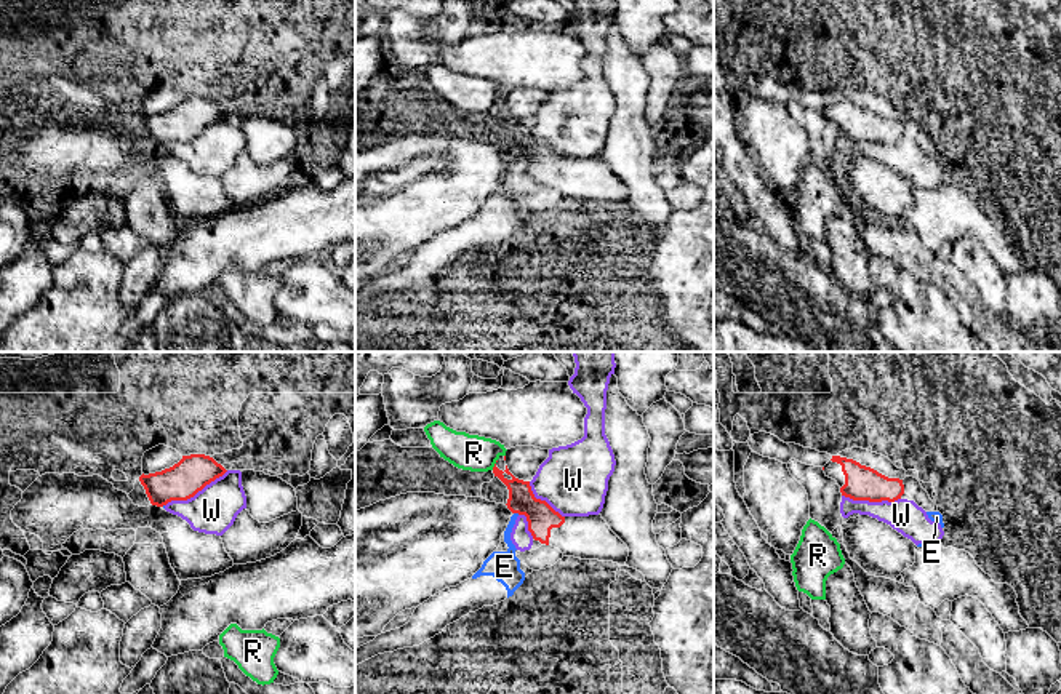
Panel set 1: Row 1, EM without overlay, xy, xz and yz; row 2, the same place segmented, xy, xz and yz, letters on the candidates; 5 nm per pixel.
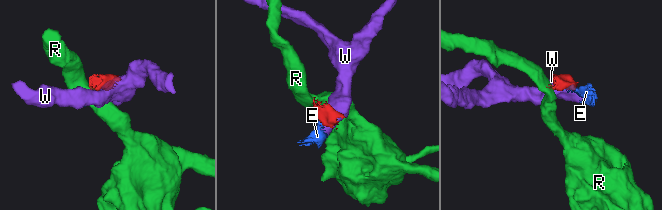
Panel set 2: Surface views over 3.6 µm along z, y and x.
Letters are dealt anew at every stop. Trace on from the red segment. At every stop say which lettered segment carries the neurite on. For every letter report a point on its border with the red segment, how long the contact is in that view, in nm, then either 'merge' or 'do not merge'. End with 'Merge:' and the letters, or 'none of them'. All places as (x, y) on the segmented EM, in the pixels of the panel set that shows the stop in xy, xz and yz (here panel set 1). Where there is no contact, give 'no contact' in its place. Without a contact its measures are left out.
E: xz (517, 512) | 30 nm | do not merge
R: xz (495, 464) | 60 nm | do not merge
W: xy (196, 493) | 360 nm | do not merge
Merge: none of them

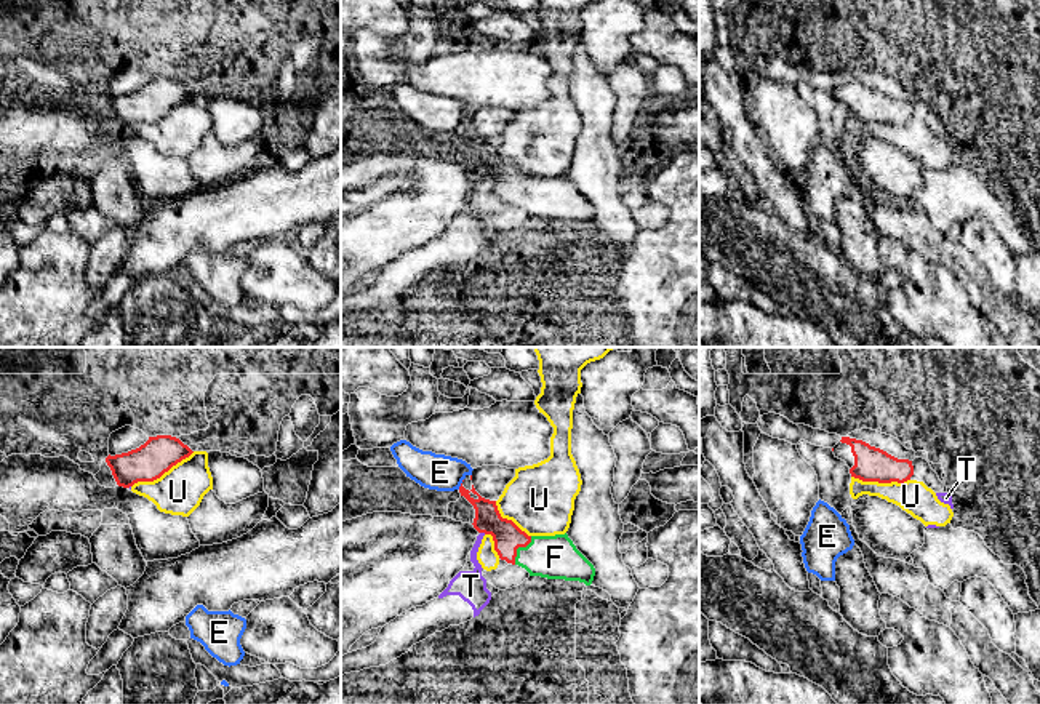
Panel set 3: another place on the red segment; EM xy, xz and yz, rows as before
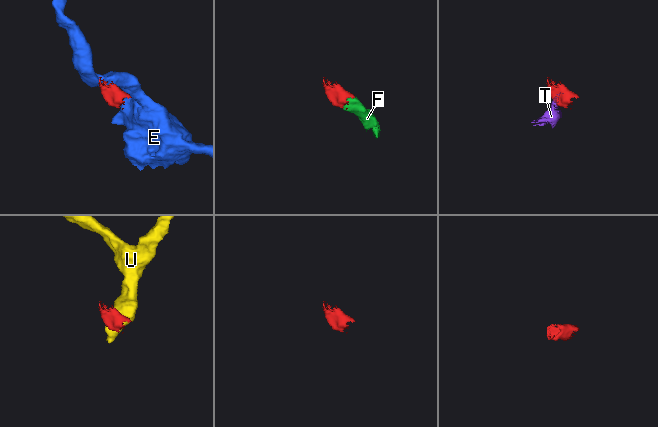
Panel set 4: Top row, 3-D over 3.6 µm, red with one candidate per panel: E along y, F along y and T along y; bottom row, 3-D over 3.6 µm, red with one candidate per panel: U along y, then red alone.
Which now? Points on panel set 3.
E: xz (461, 484) | 60 nm | do not merge
F: xz (519, 546) | 170 nm | merge
T: xz (484, 532) | 30 nm | do not merge
U: xy (162, 474) | 360 nm | do not merge
Merge: F

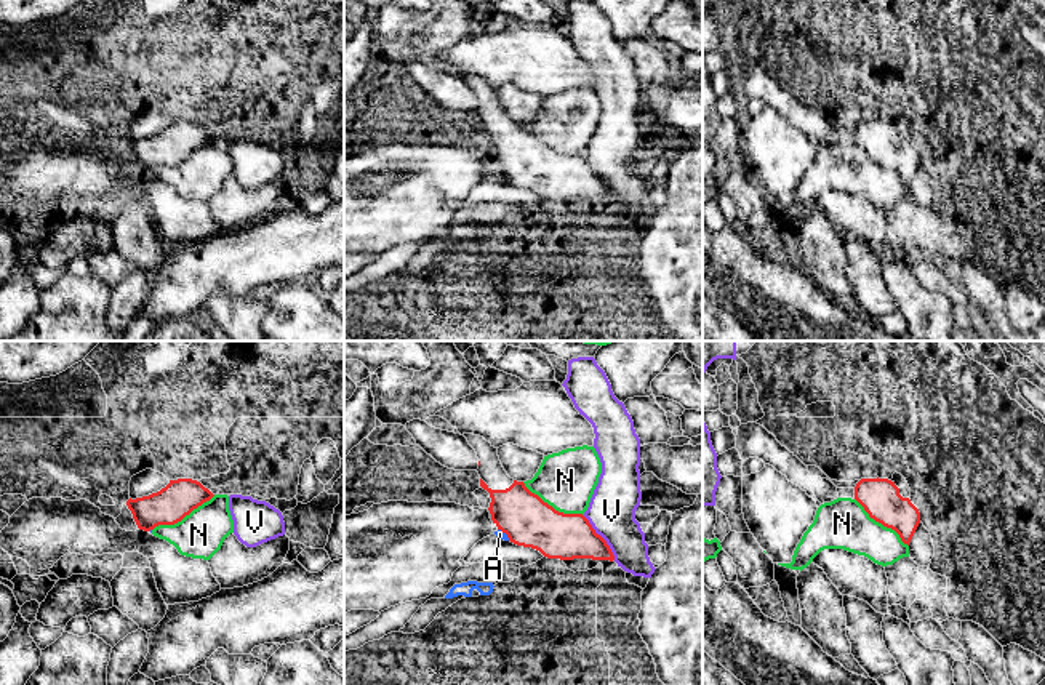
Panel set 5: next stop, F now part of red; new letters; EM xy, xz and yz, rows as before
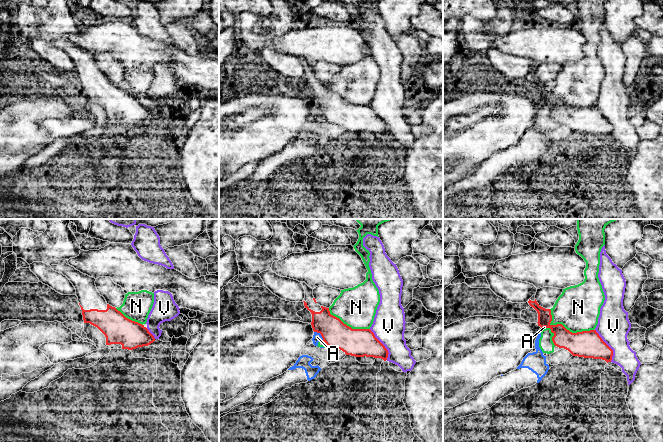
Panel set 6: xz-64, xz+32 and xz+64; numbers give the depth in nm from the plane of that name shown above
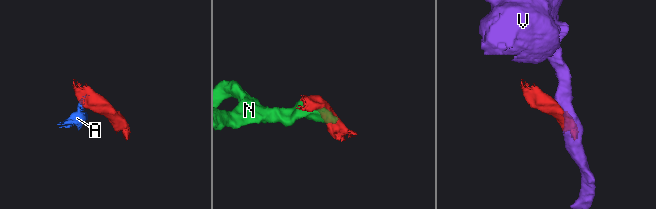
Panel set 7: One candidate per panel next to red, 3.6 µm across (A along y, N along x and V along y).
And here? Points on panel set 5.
A: xz (504, 532) | 90 nm | do not merge
N: xy (183, 517) | 360 nm | do not merge
V: xz (602, 538) | 280 nm | do not merge
Merge: none of them

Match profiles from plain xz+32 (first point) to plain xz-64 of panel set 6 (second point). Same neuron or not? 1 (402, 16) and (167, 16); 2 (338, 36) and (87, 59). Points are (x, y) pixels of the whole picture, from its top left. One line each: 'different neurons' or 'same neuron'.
1: same neuron
2: different neurons

